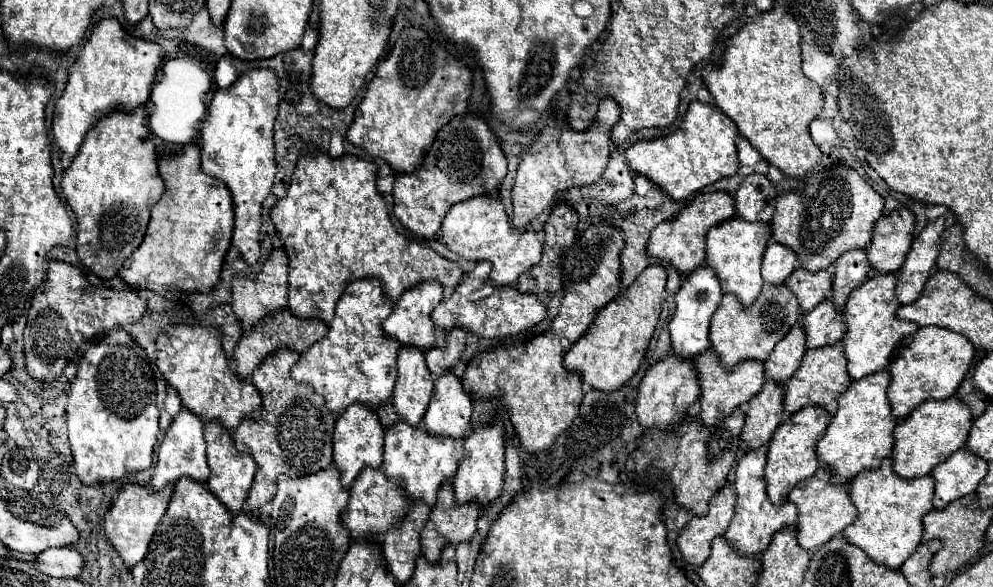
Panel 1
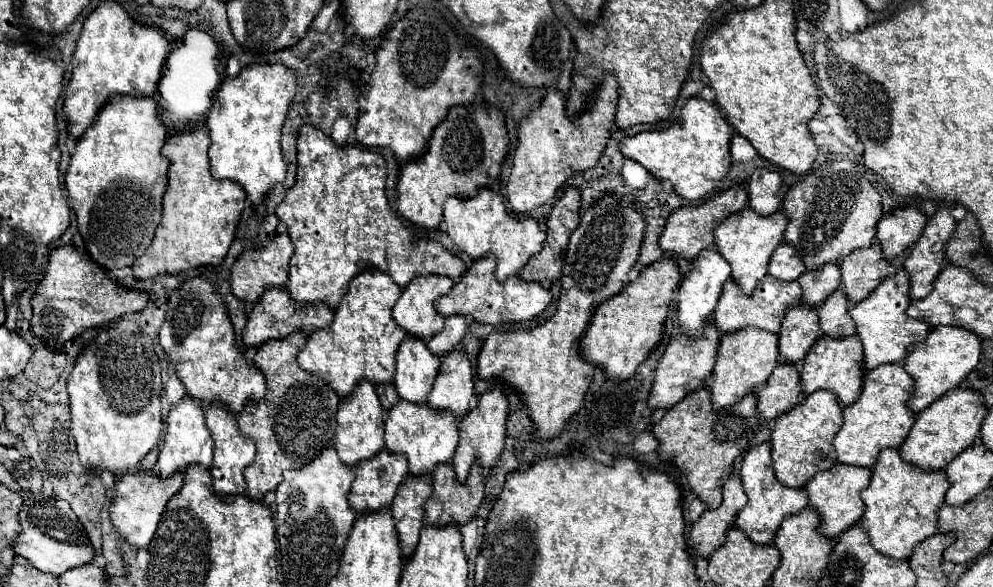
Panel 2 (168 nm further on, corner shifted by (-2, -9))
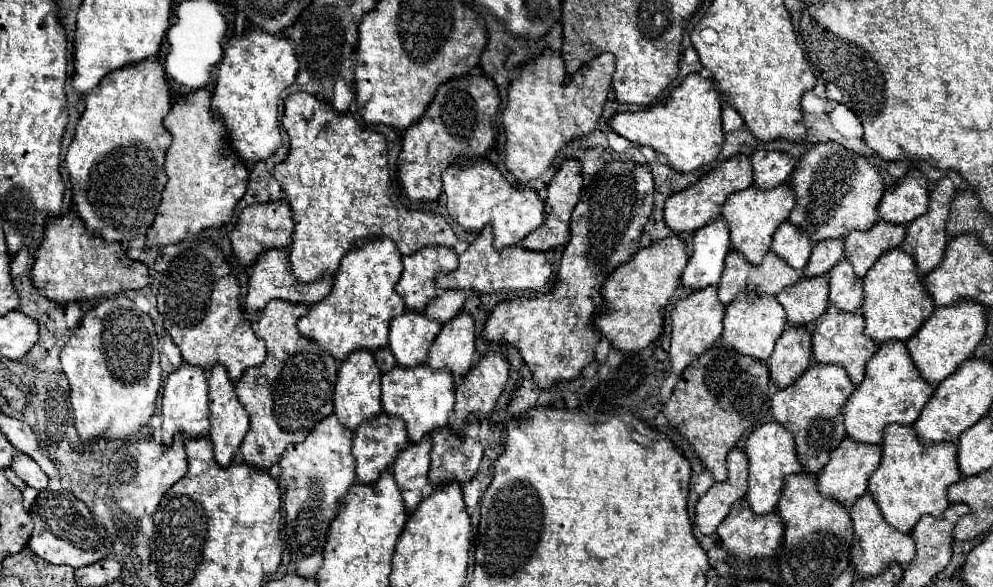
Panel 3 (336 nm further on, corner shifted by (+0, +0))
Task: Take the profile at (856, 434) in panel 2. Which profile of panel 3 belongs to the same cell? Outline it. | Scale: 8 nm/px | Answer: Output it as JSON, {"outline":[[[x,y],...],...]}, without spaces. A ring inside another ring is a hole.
{"outline":[[[884,343],[884,347],[878,347],[878,351],[868,359],[864,380],[844,405],[846,435],[860,443],[878,445],[884,439],[884,427],[888,423],[912,425],[932,393],[934,385],[926,383],[926,379],[920,375],[906,349],[906,343]]]}

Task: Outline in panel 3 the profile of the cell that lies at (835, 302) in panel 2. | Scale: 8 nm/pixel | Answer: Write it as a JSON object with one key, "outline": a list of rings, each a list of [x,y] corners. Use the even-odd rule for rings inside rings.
{"outline":[[[842,259],[832,267],[830,275],[830,303],[842,311],[858,311],[864,299],[862,279],[854,273],[848,259]]]}

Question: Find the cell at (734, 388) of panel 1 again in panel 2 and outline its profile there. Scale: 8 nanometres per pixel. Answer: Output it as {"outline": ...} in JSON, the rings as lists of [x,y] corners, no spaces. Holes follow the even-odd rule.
{"outline":[[[744,328],[734,334],[724,334],[718,344],[718,356],[710,384],[714,410],[724,410],[742,400],[746,394],[758,392],[758,386],[762,386],[770,378],[776,366],[778,366],[778,334],[756,328]]]}

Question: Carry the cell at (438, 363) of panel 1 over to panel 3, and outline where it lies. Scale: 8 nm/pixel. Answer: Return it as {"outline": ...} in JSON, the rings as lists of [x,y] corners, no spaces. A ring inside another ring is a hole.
{"outline":[[[438,291],[438,293],[440,295],[436,295],[436,299],[432,299],[432,303],[428,303],[424,313],[430,319],[446,323],[454,315],[460,313],[460,309],[466,301],[466,291]]]}

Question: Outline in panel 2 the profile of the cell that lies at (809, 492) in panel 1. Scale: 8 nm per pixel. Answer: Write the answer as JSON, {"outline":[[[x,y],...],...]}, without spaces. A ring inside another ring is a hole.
{"outline":[[[834,464],[830,470],[818,472],[818,476],[814,476],[814,480],[810,480],[810,484],[804,486],[806,492],[808,492],[808,504],[820,518],[818,532],[824,534],[826,538],[836,540],[842,532],[852,528],[860,520],[860,516],[864,512],[860,492],[868,484],[870,484],[870,470],[866,470],[866,468]]]}

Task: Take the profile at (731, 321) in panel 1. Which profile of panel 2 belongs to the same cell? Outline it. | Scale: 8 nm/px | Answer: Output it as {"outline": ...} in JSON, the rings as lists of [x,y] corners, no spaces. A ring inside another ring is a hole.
{"outline":[[[764,276],[764,280],[756,286],[752,296],[746,296],[736,284],[732,284],[732,280],[726,280],[724,292],[714,310],[714,326],[718,326],[720,334],[732,334],[746,326],[752,326],[758,330],[770,330],[778,334],[782,328],[784,314],[790,308],[800,306],[800,298],[802,298],[802,290],[798,282],[780,282],[780,280],[774,280],[772,276]]]}

